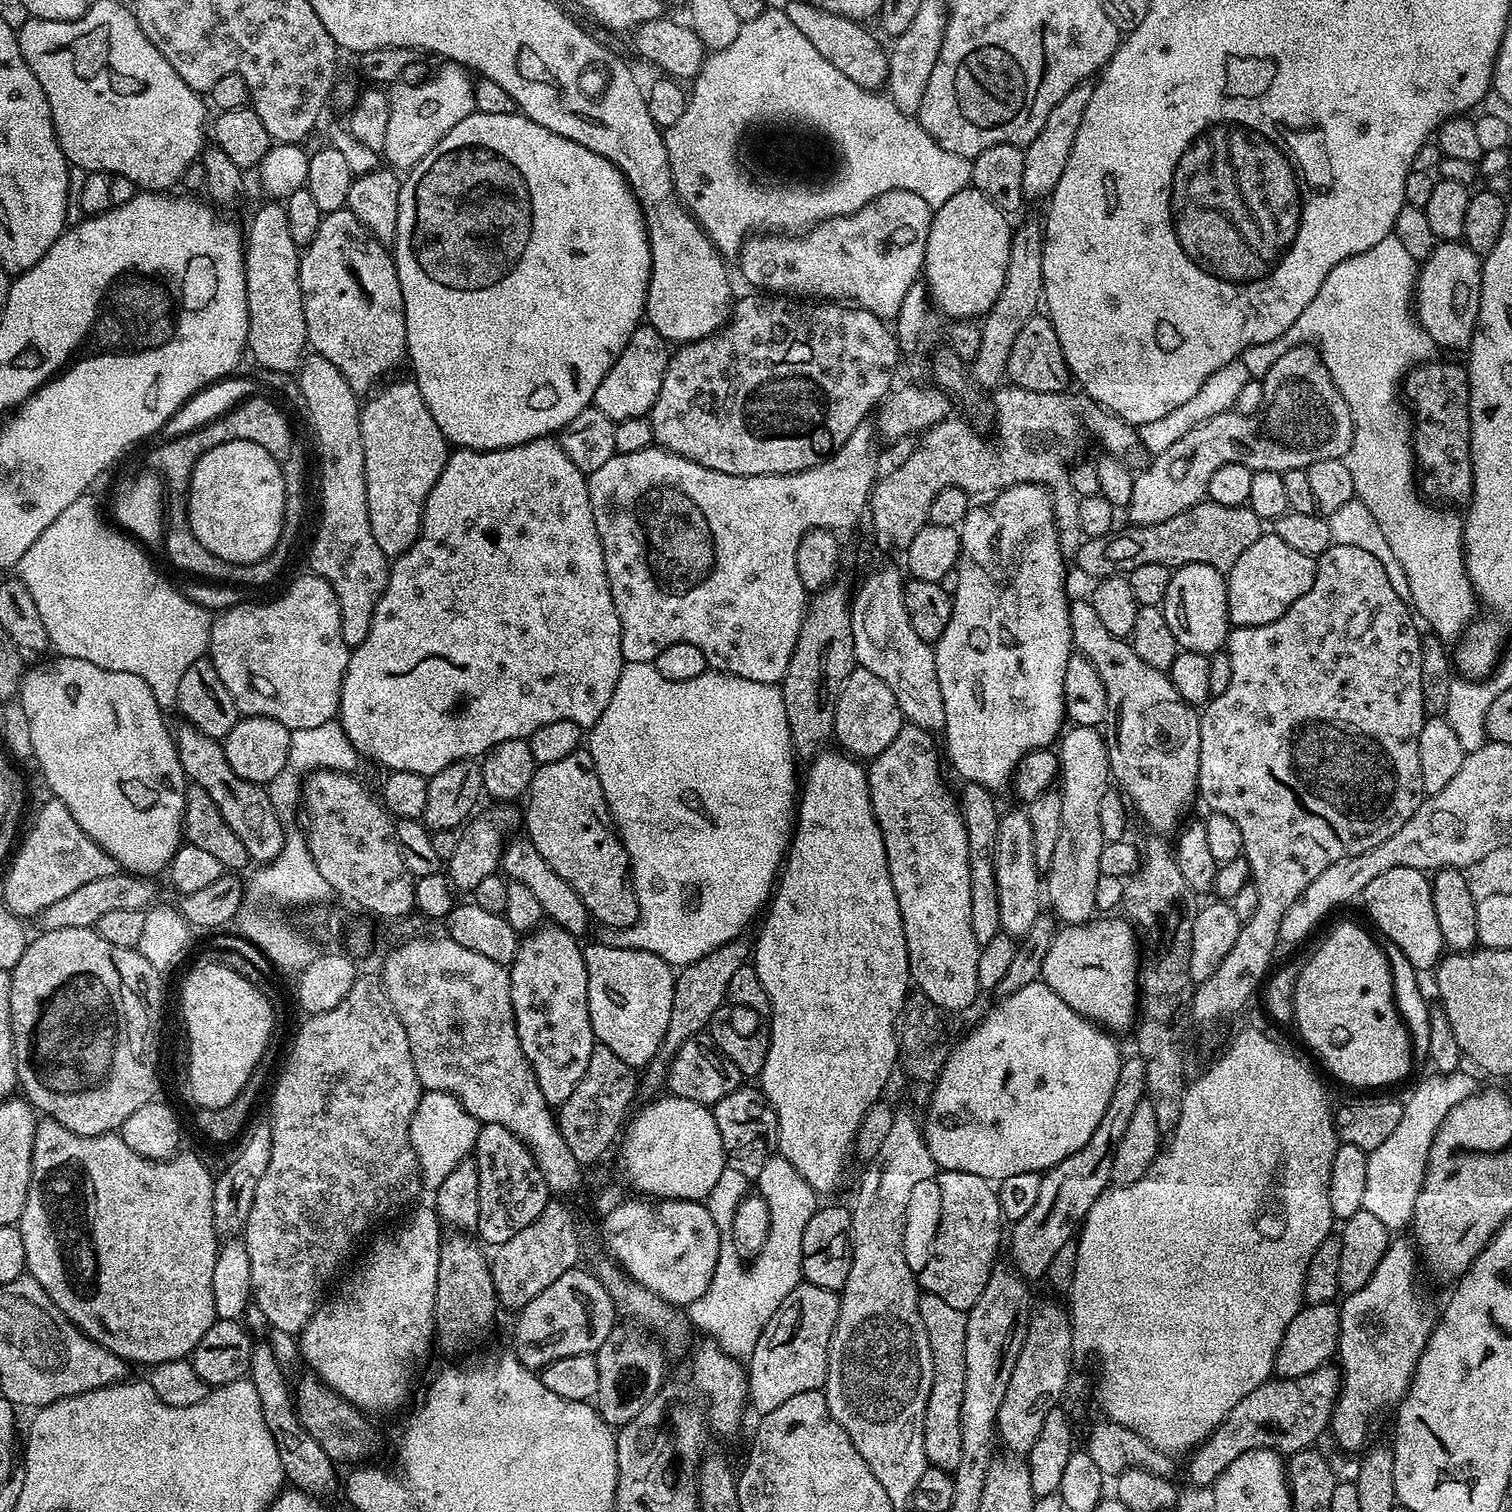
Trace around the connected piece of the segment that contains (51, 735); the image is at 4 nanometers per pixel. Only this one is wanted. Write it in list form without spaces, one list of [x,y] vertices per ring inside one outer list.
[[[57,655],[57,660],[48,660],[45,664],[36,664],[27,669],[24,679],[20,681],[18,703],[22,710],[26,710],[26,716],[30,722],[30,742],[32,743],[32,755],[35,762],[40,763],[40,772],[48,783],[48,788],[55,799],[61,800],[74,814],[74,820],[82,826],[86,835],[102,850],[112,855],[113,860],[123,871],[134,876],[155,877],[155,872],[163,873],[168,863],[174,858],[182,843],[184,830],[184,793],[188,791],[190,784],[184,775],[184,767],[180,761],[180,755],[176,749],[173,729],[164,725],[165,709],[158,706],[156,692],[150,690],[138,674],[126,674],[122,670],[101,670],[94,666],[94,662],[86,662],[82,658],[70,658],[69,656]]]

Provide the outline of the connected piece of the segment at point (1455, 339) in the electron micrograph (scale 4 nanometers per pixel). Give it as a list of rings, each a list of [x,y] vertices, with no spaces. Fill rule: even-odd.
[[[1440,242],[1419,265],[1414,289],[1416,319],[1441,349],[1467,349],[1480,313],[1480,269],[1482,260],[1463,242]]]

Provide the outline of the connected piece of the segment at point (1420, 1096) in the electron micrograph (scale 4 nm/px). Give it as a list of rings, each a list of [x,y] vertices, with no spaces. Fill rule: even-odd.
[[[1459,1070],[1446,1075],[1431,1075],[1426,1077],[1409,1094],[1408,1100],[1405,1099],[1403,1101],[1402,1119],[1399,1120],[1398,1127],[1387,1136],[1386,1142],[1382,1142],[1382,1146],[1378,1146],[1375,1150],[1368,1153],[1366,1190],[1362,1197],[1362,1209],[1365,1212],[1374,1214],[1374,1218],[1378,1218],[1382,1222],[1382,1226],[1386,1226],[1389,1233],[1392,1234],[1399,1233],[1396,1232],[1399,1228],[1407,1229],[1411,1225],[1414,1202],[1424,1185],[1430,1146],[1434,1142],[1434,1134],[1438,1130],[1438,1126],[1442,1126],[1446,1114],[1450,1114],[1450,1110],[1454,1110],[1454,1106],[1458,1106],[1458,1102],[1466,1102],[1466,1098],[1470,1098],[1478,1091],[1478,1084],[1476,1084],[1475,1078],[1466,1070]]]

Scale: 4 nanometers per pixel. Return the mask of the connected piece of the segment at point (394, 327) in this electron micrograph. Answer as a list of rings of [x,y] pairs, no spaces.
[[[347,206],[327,213],[311,244],[303,249],[300,289],[311,351],[334,362],[353,392],[371,393],[372,384],[379,385],[387,372],[405,363],[404,303],[393,253]]]

